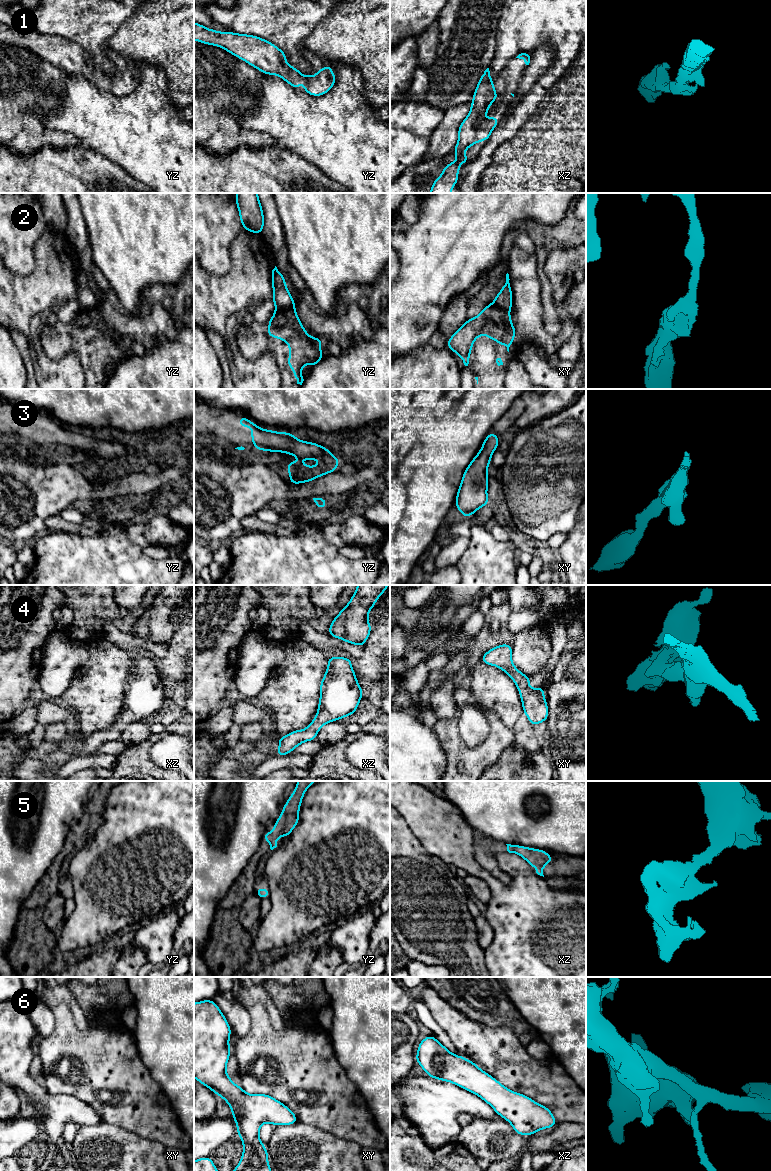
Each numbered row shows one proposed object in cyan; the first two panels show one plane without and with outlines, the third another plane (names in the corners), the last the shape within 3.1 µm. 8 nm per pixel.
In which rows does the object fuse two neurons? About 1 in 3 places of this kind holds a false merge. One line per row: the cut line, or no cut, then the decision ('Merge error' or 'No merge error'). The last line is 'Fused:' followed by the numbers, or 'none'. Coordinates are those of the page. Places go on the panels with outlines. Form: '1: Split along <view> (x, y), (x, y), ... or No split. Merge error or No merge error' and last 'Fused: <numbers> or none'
1: No split. No merge error
2: Split along yz (293, 307), (276, 309). Merge error
3: No split. No merge error
4: No split. No merge error
5: No split. No merge error
6: No split. No merge error
Fused: 2

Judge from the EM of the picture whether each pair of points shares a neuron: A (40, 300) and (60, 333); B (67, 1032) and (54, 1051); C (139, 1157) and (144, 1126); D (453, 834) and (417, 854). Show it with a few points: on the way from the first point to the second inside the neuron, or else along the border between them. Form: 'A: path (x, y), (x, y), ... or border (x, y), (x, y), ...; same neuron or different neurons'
A: border (47, 322), (41, 332), (42, 346); different neurons
B: path (66, 1037), (58, 1046); same neuron
C: border (120, 1127), (155, 1141); different neurons
D: border (411, 831), (430, 853), (446, 862); different neurons

